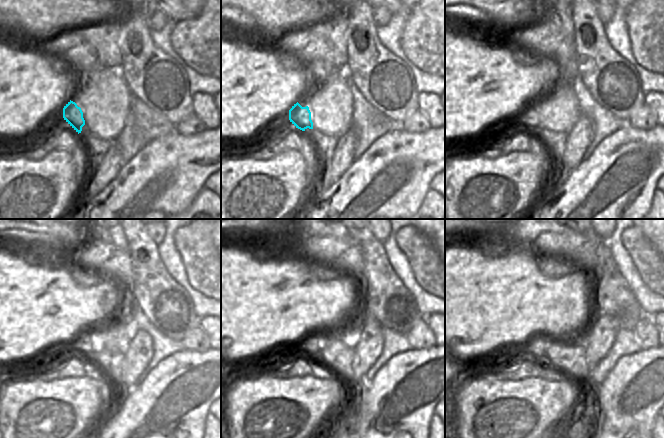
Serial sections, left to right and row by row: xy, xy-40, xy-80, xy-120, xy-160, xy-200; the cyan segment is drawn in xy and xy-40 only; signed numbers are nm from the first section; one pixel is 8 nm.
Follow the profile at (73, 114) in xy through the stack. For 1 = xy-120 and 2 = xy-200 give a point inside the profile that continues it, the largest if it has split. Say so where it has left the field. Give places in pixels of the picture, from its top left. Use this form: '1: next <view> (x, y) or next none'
1: next xy-120 (81, 343)
2: next xy-200 (536, 347)

